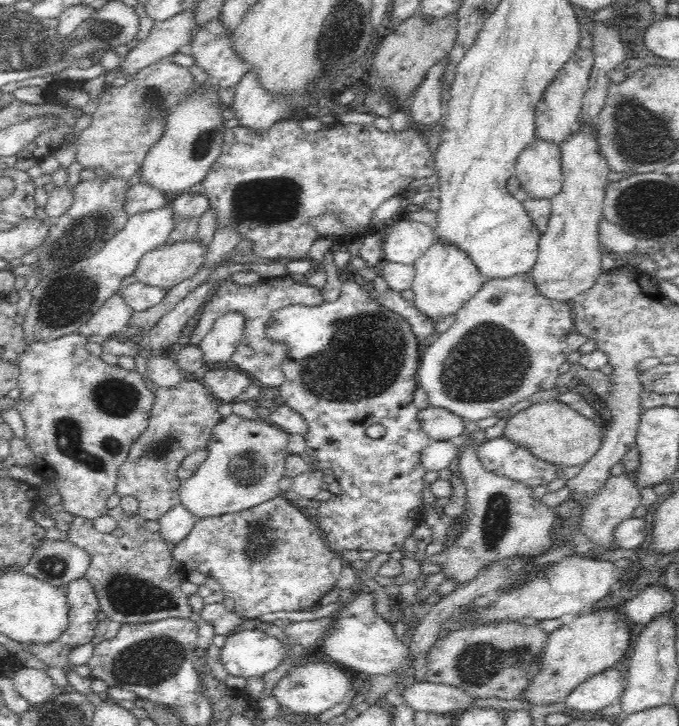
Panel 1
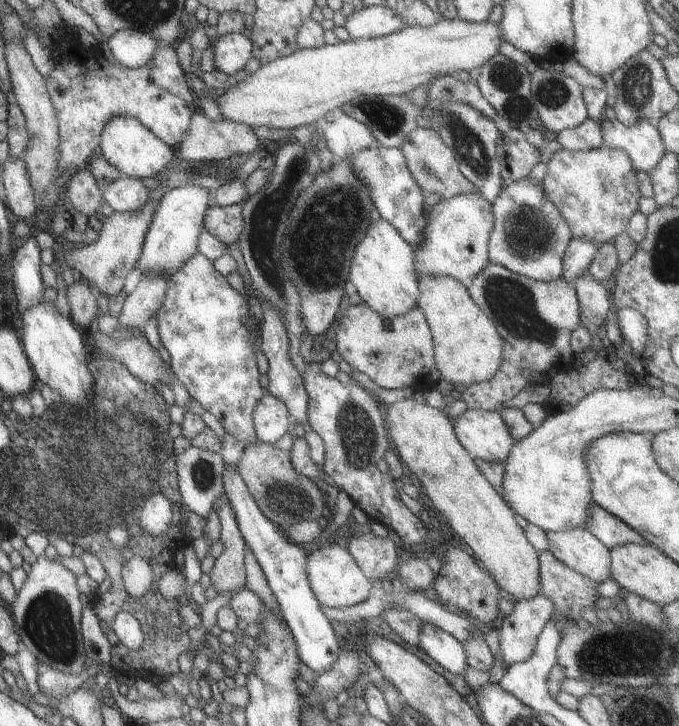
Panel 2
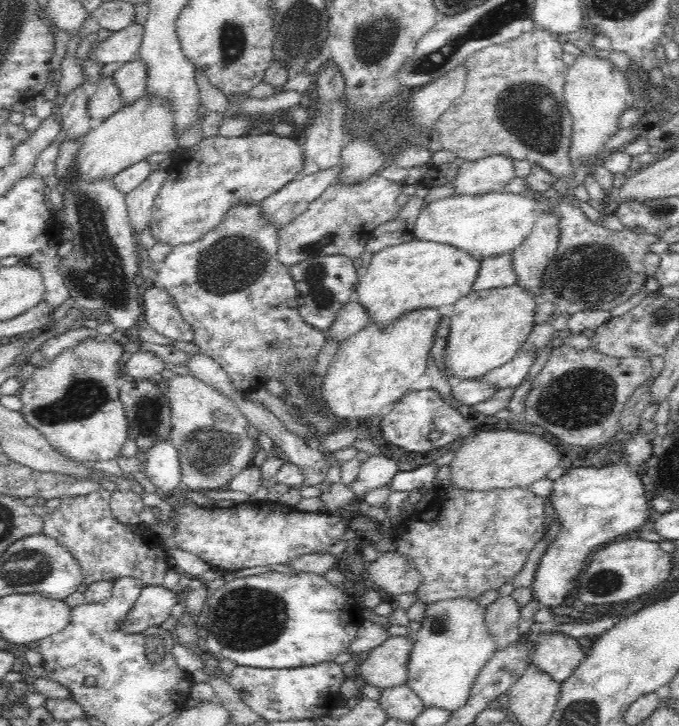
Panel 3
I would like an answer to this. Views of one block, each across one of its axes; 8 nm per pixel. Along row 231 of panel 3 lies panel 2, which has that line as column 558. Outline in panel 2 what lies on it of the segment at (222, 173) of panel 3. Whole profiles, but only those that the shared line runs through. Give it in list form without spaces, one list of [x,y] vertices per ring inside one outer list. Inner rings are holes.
[[[600,147],[589,151],[558,150],[548,162],[548,171],[540,182],[546,198],[568,222],[572,238],[590,240],[598,247],[611,242],[622,233],[638,210],[641,194],[638,190],[635,166],[624,150]]]

